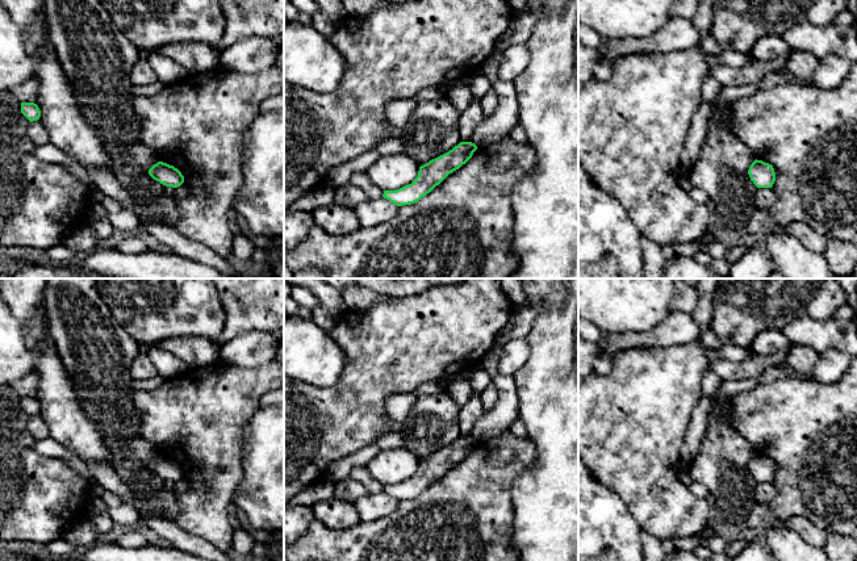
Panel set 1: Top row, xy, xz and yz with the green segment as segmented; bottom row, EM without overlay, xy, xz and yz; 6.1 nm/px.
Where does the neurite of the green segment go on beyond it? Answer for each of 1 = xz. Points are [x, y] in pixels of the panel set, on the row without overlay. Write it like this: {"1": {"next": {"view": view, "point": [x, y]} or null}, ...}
{"1": {"next": null}}

